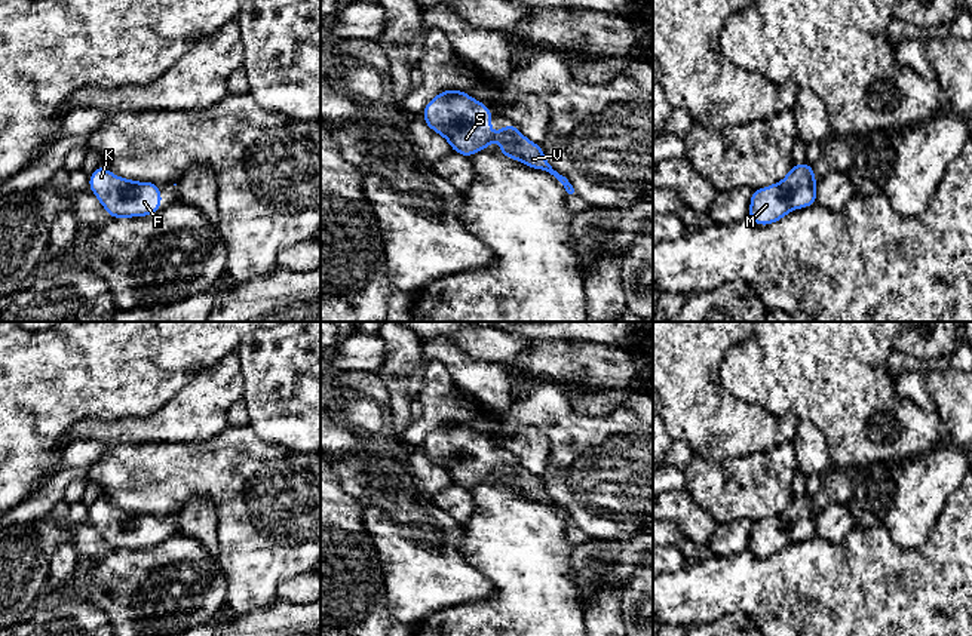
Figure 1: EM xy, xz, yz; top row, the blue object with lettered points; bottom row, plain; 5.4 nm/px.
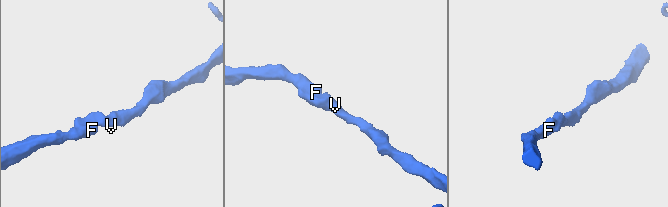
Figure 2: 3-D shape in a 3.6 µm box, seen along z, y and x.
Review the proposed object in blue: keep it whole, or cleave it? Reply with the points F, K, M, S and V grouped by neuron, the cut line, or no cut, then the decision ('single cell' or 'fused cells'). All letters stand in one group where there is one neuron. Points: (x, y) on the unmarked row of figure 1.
F K M S V | no cut | single cell

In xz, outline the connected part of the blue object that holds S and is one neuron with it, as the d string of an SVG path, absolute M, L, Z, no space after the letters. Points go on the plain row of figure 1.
M444 423L423 442L426 457L442 467L453 483L470 491L473 485L485 482L496 471L505 489L519 492L531 501L542 501L554 507L568 526L574 525L568 511L552 501L543 488L542 477L525 470L515 457L490 466L493 445L490 440L462 423Z

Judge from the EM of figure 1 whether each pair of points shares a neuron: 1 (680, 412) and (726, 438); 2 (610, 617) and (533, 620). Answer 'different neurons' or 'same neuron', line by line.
1: same neuron
2: different neurons

